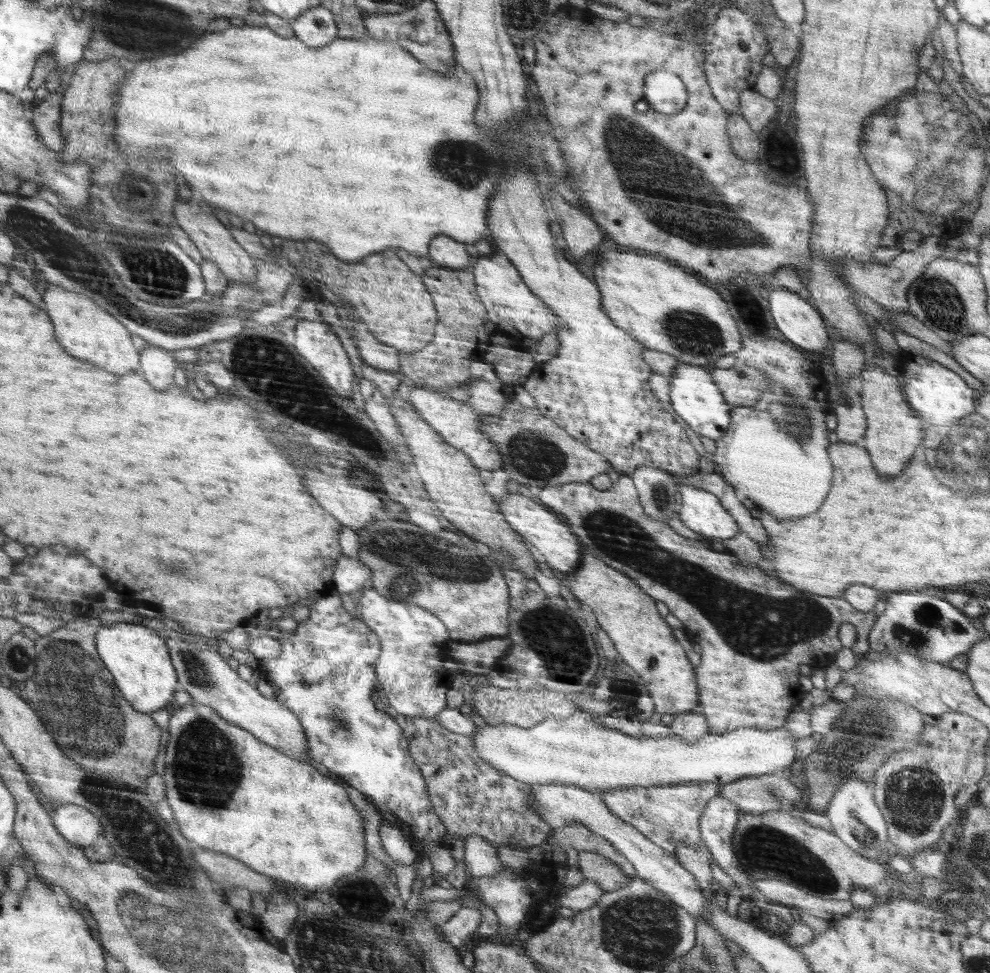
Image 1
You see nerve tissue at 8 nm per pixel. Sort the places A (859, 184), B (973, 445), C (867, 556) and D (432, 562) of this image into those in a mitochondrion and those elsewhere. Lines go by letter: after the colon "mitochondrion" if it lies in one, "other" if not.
A: other
B: mitochondrion
C: other
D: mitochondrion

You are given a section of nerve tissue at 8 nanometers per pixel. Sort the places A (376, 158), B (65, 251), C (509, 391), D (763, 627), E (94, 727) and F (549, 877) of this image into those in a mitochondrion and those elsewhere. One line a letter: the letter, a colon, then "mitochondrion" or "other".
A: other
B: mitochondrion
C: other
D: mitochondrion
E: mitochondrion
F: other

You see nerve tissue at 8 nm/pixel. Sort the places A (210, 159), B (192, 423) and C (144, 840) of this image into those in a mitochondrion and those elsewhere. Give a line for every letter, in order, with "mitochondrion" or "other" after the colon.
A: other
B: other
C: mitochondrion

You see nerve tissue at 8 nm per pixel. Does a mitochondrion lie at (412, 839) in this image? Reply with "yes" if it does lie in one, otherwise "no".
no

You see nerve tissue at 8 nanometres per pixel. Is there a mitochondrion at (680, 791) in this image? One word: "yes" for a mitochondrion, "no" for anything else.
no

